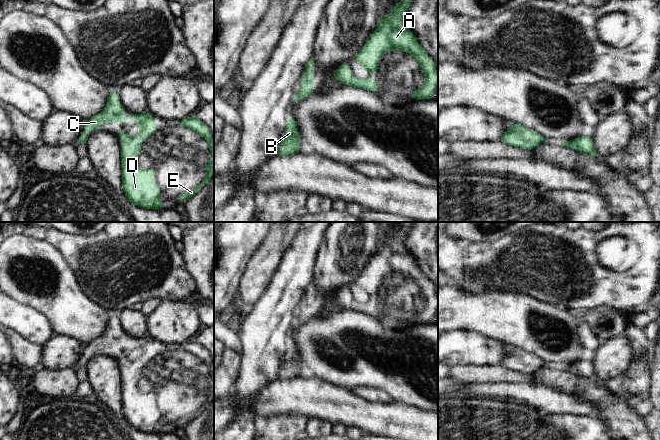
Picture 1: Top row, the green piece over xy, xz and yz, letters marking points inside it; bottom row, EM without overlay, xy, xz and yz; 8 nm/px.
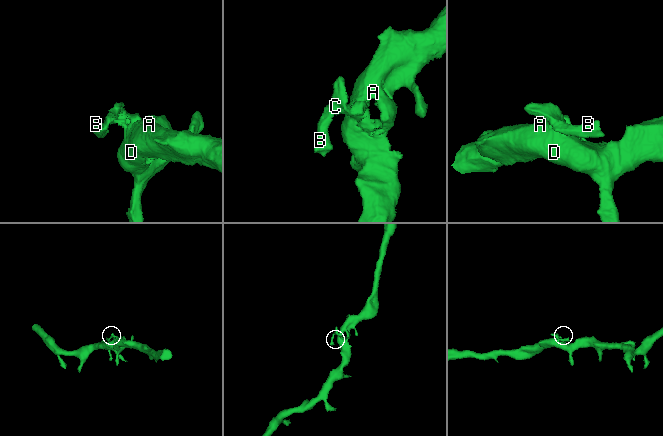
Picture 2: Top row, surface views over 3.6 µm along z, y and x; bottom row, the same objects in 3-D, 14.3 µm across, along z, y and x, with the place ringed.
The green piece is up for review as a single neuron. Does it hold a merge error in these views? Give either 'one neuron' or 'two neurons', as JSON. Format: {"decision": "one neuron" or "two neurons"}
{"decision": "one neuron"}

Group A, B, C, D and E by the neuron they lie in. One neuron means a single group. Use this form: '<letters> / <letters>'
A B C D E

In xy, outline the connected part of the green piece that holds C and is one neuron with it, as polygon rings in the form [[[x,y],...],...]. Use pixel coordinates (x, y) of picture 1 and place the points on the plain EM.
[[[111,316],[104,334],[83,345],[85,353],[77,363],[77,368],[86,367],[89,356],[99,354],[102,347],[124,347],[126,343],[134,344],[140,352],[135,360],[128,359],[121,353],[117,355],[121,361],[122,411],[125,420],[134,429],[144,433],[159,434],[163,431],[163,426],[159,423],[161,416],[155,406],[155,395],[141,393],[137,389],[141,368],[157,355],[157,347],[153,344],[153,339],[147,336],[130,337],[126,341],[125,332],[119,322],[118,317]]]

